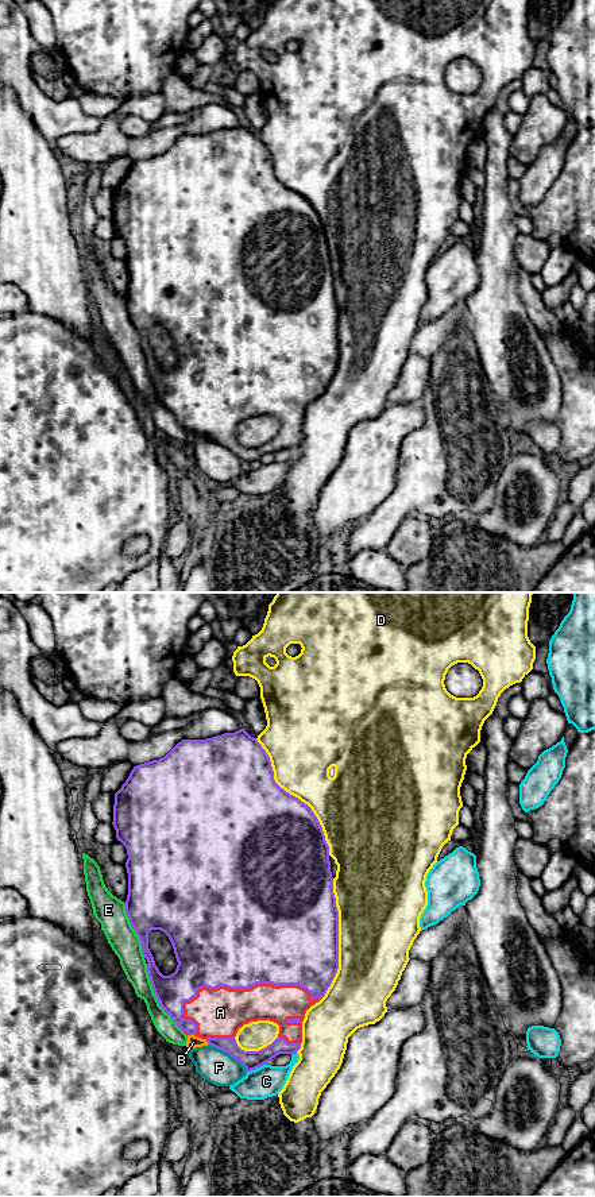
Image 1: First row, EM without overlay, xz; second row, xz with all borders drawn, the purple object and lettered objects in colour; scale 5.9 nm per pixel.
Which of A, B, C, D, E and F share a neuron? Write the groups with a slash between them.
A / B / C / D / E / F

